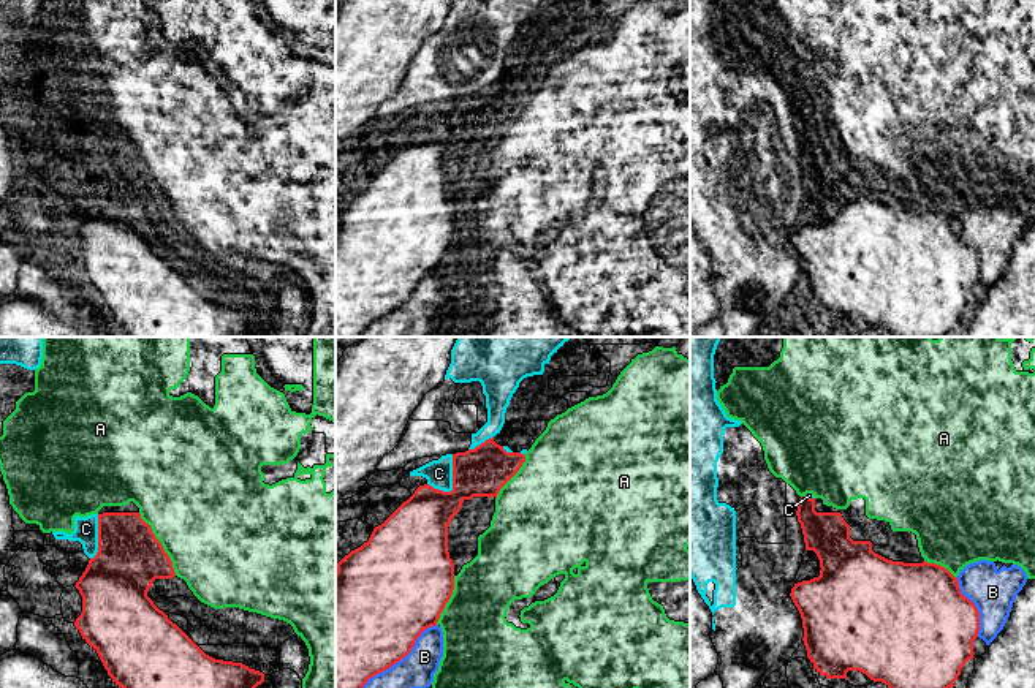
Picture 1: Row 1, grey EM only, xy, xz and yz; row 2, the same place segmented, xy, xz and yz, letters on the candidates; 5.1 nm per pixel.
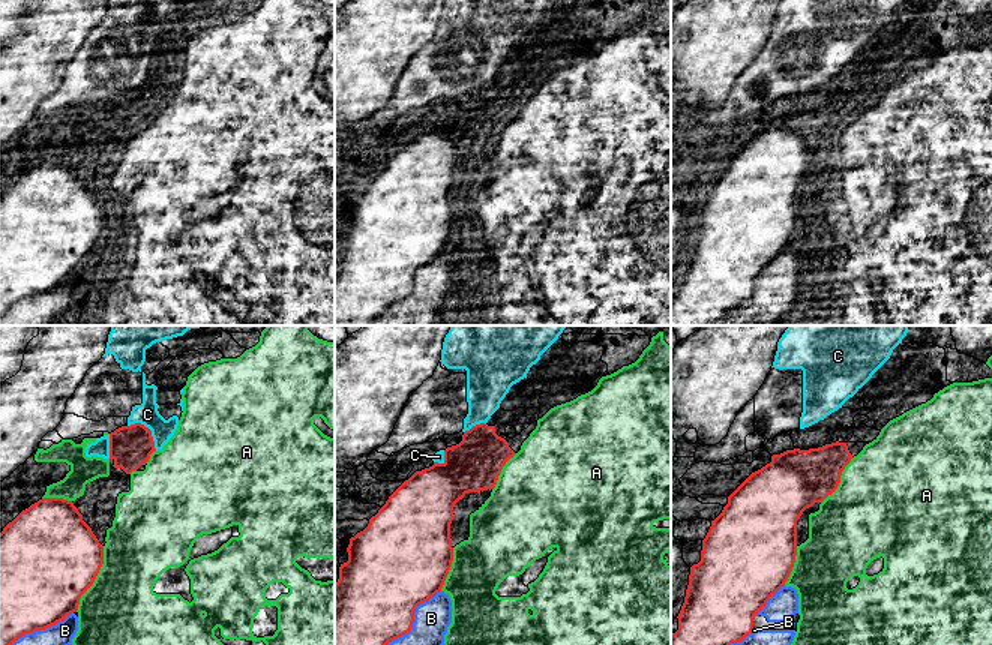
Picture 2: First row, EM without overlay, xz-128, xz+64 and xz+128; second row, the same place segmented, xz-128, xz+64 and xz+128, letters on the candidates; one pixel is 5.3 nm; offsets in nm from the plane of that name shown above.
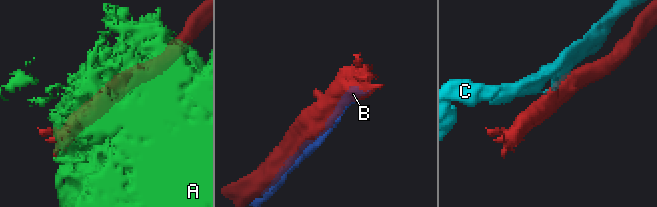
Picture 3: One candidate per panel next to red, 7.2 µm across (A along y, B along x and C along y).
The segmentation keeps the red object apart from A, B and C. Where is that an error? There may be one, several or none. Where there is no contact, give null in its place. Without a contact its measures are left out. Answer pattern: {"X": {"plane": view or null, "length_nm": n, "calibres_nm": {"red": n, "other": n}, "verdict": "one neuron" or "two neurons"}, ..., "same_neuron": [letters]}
{"A": {"plane": "xy", "length_nm": 380, "calibres_nm": {"red": 320, "other": 480}, "verdict": "two neurons"}, "B": {"plane": "xz", "length_nm": 500, "calibres_nm": {"red": 500, "other": 200}, "verdict": "two neurons"}, "C": {"plane": "xz", "length_nm": 200, "calibres_nm": {"red": 260, "other": 140}, "verdict": "two neurons"}, "same_neuron": []}

